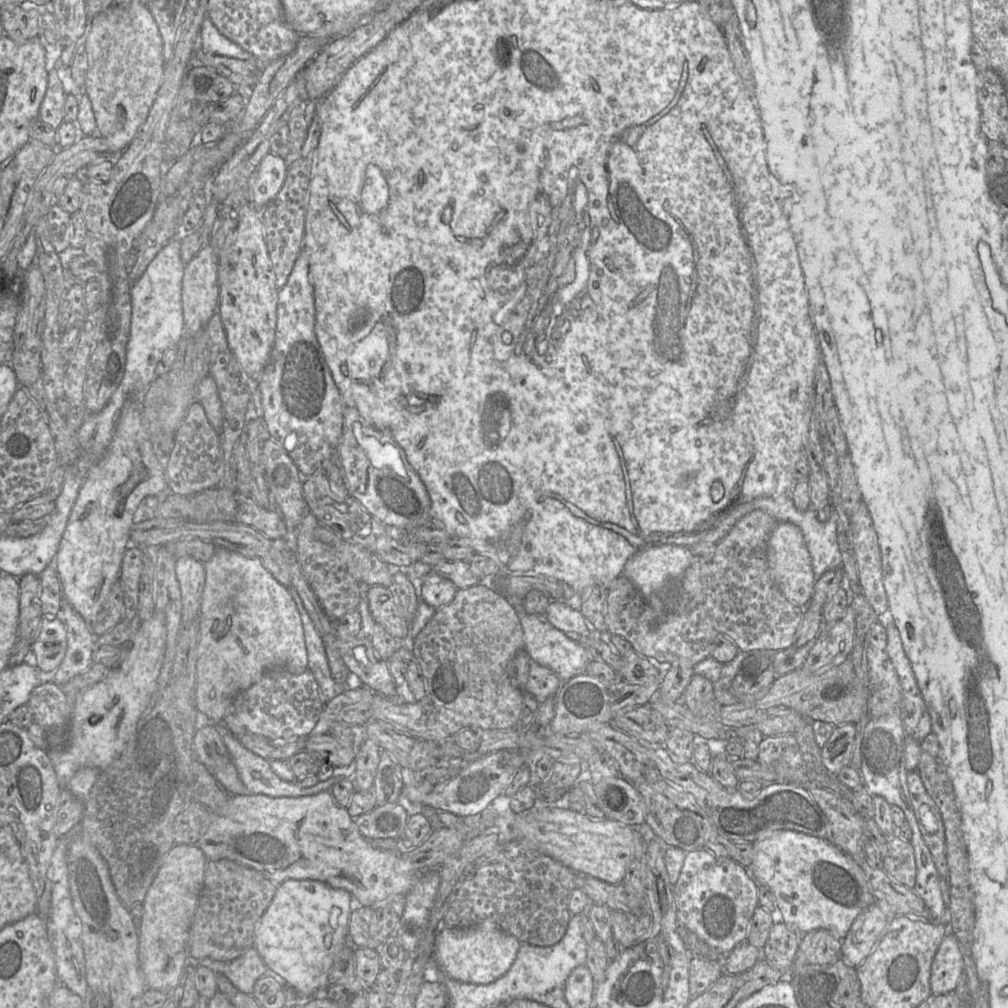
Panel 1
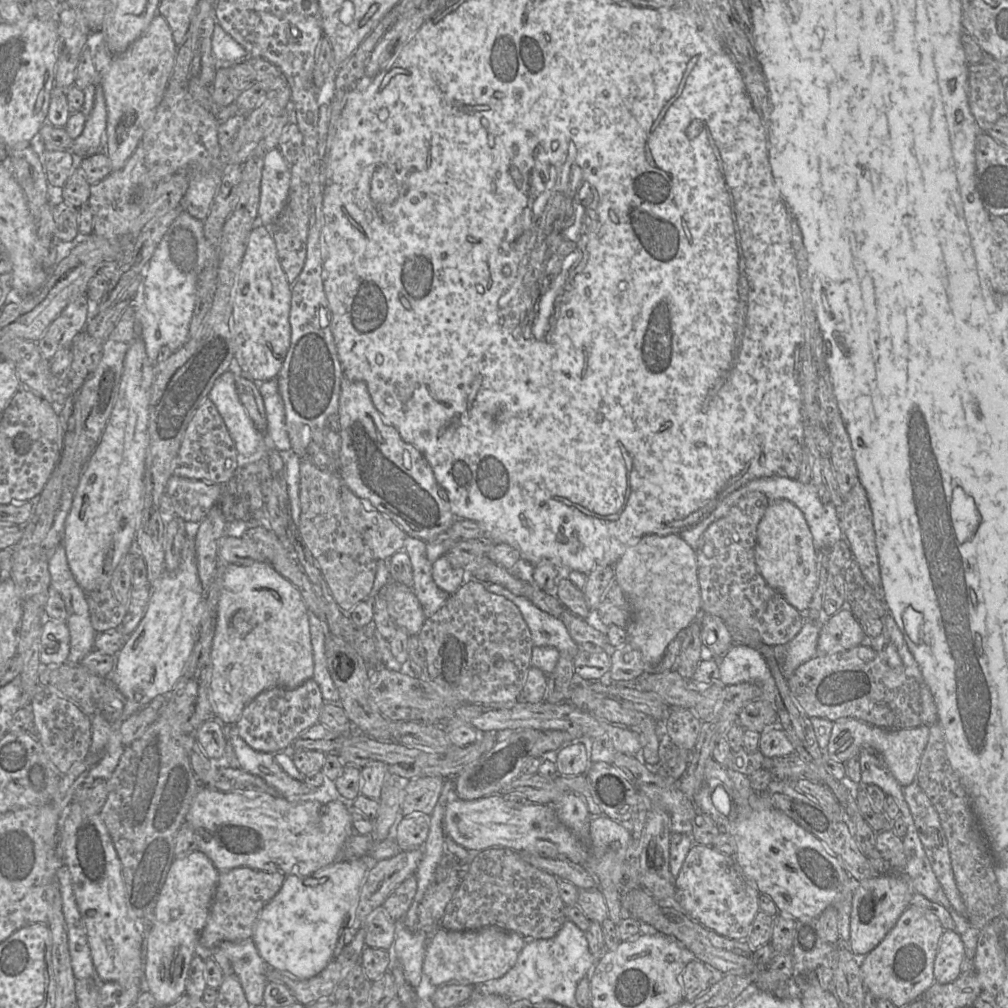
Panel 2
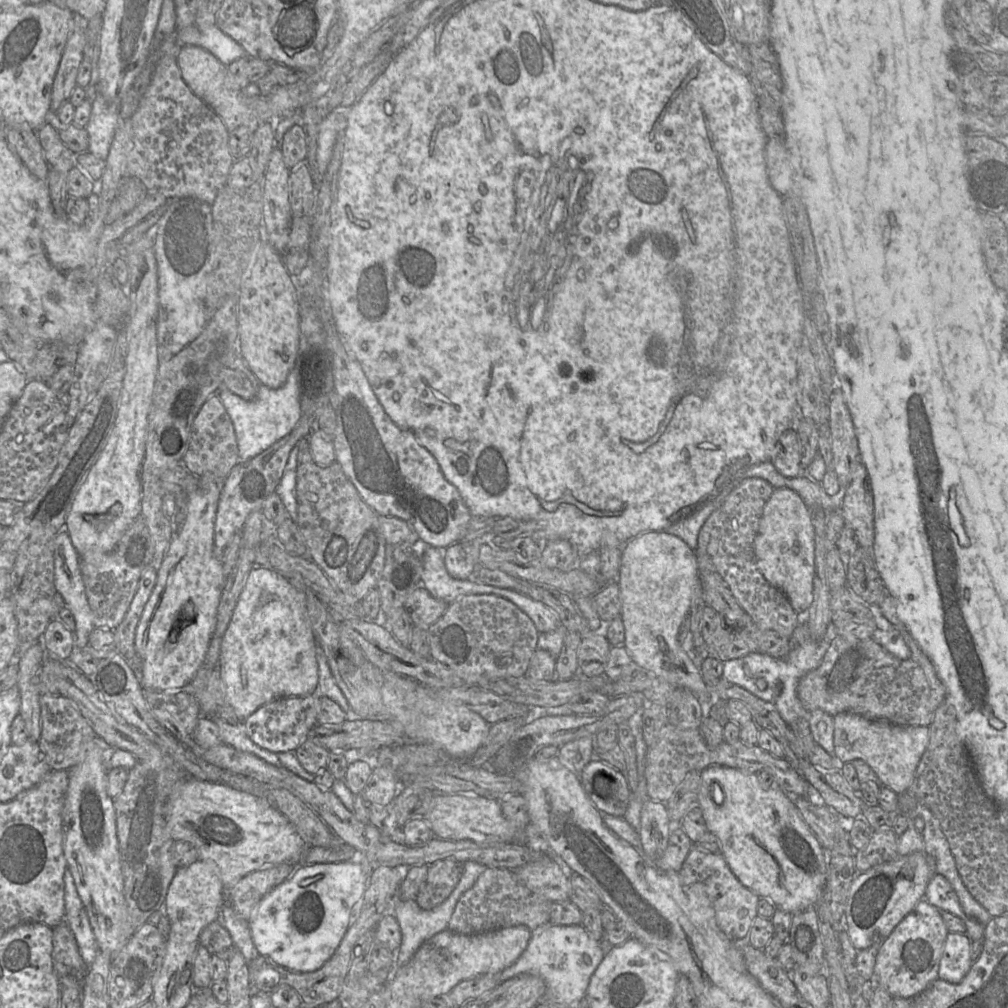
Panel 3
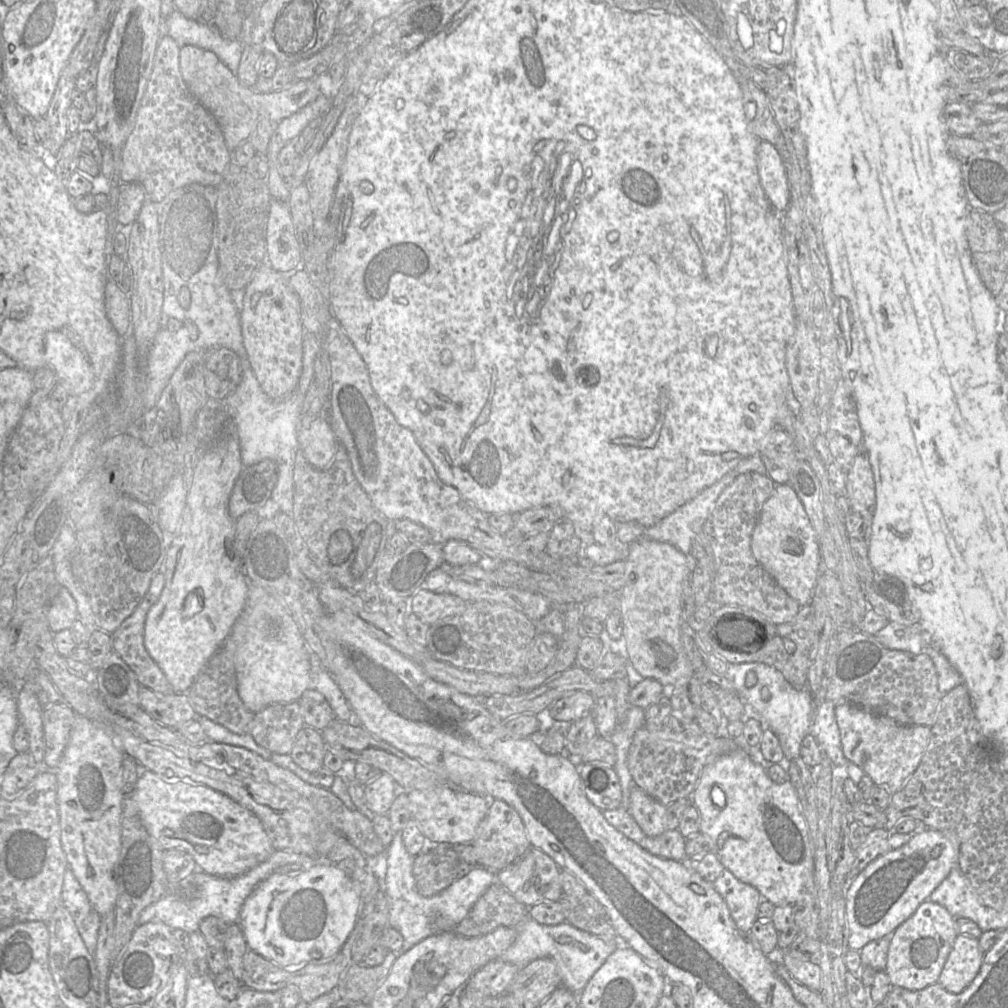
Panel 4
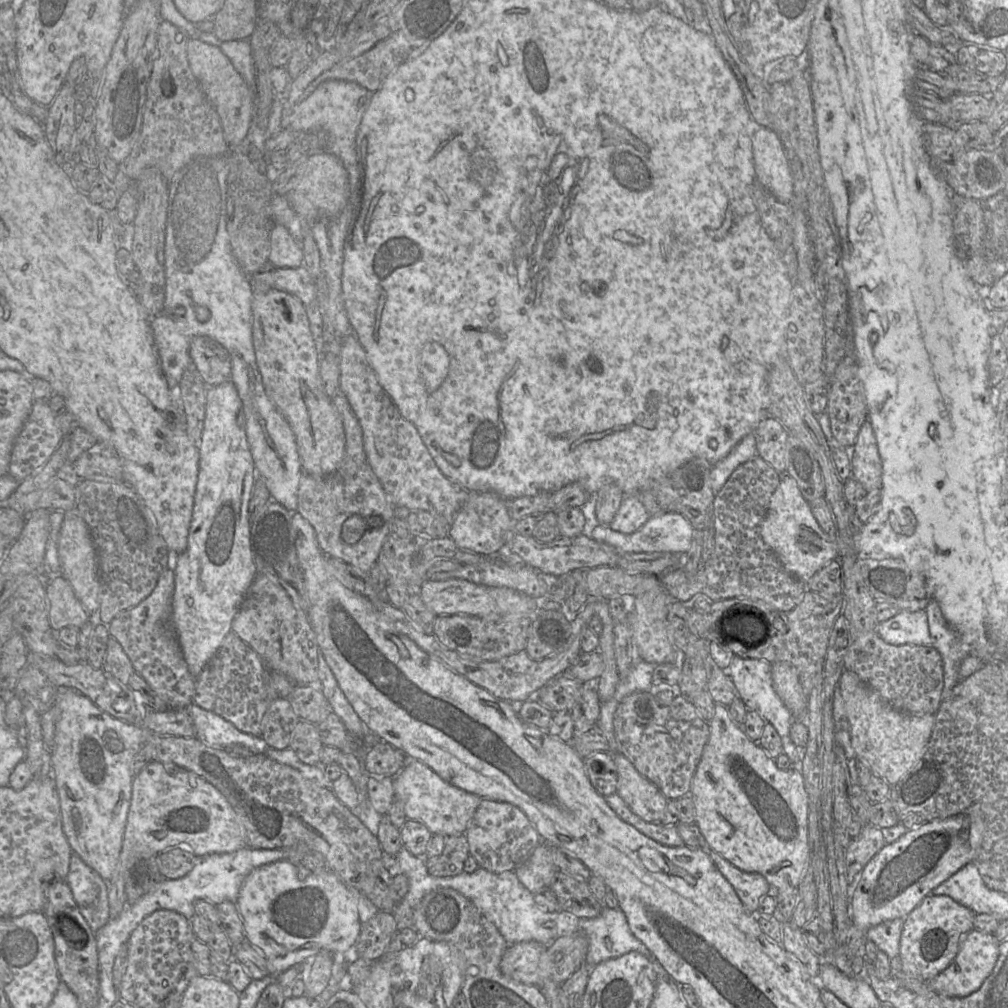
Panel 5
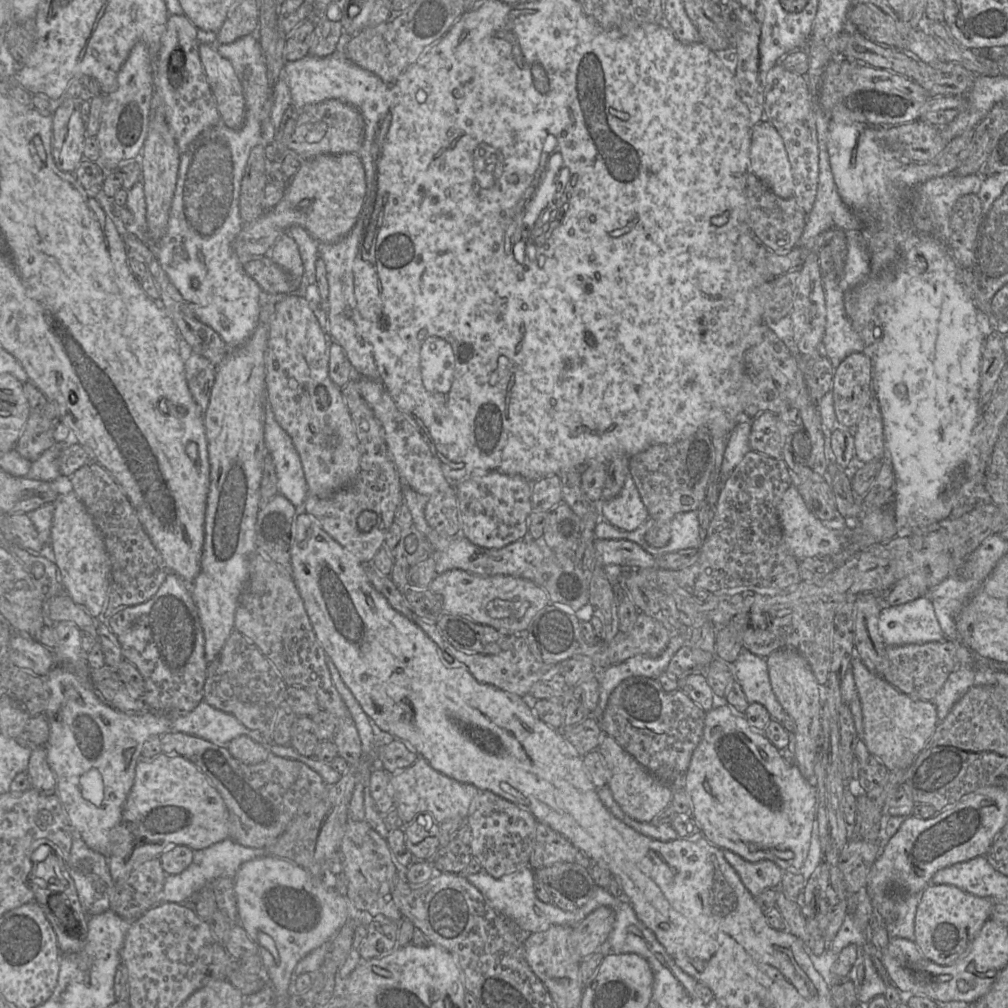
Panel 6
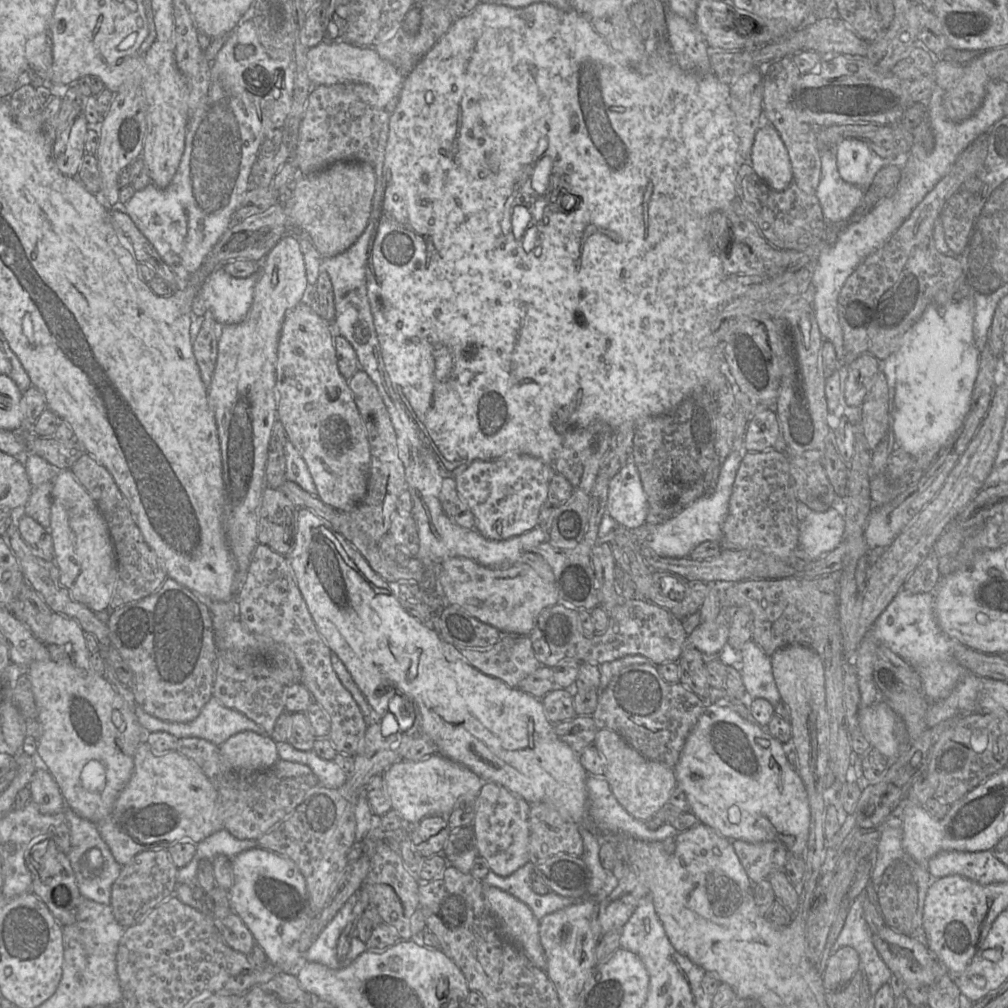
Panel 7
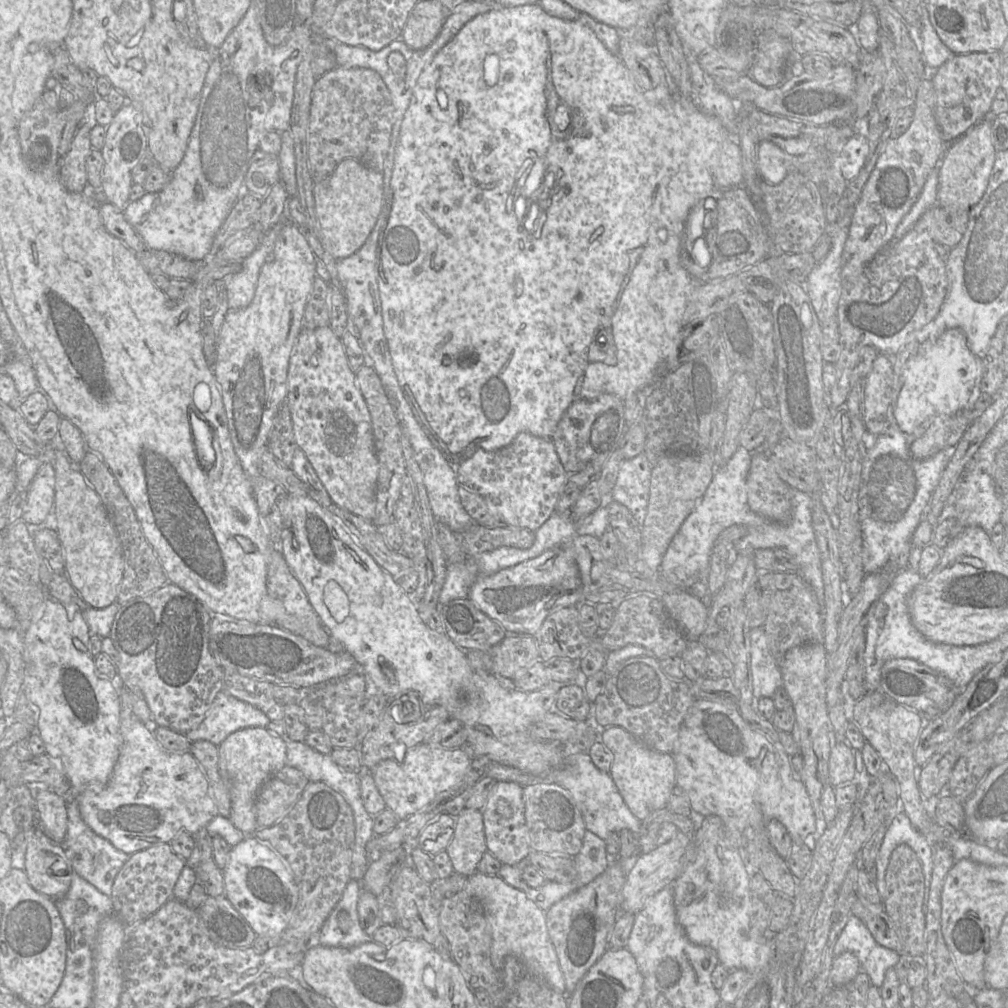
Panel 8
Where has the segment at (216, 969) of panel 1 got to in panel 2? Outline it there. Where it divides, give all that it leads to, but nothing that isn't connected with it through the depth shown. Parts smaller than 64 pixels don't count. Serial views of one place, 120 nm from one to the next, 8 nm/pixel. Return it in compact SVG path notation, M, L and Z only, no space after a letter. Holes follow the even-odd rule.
M252 938L237 943L224 941L218 948L229 959L248 1003L252 1007L262 1004L268 966L258 953Z

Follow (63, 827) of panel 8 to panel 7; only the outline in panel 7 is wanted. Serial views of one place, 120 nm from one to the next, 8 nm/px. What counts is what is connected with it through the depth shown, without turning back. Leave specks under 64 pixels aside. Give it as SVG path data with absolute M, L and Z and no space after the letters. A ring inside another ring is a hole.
M41 764L29 783L32 801L43 814L55 814L65 811L66 803L59 787L49 771Z

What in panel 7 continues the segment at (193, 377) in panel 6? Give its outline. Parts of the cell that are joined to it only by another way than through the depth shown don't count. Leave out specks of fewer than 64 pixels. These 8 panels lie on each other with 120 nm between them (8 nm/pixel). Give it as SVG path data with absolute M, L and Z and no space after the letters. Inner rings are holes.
M209 312L203 318L201 329L192 344L202 382L209 390L217 362L223 325L218 323Z

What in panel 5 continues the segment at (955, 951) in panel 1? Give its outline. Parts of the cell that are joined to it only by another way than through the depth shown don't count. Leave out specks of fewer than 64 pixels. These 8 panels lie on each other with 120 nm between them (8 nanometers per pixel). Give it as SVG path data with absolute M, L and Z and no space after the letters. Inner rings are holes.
M973 929L962 939L959 951L951 964L934 978L923 981L905 973L899 957L891 959L891 977L905 988L915 993L927 993L929 990L948 997L966 997L978 990L992 972L999 955L1000 941L994 934Z

